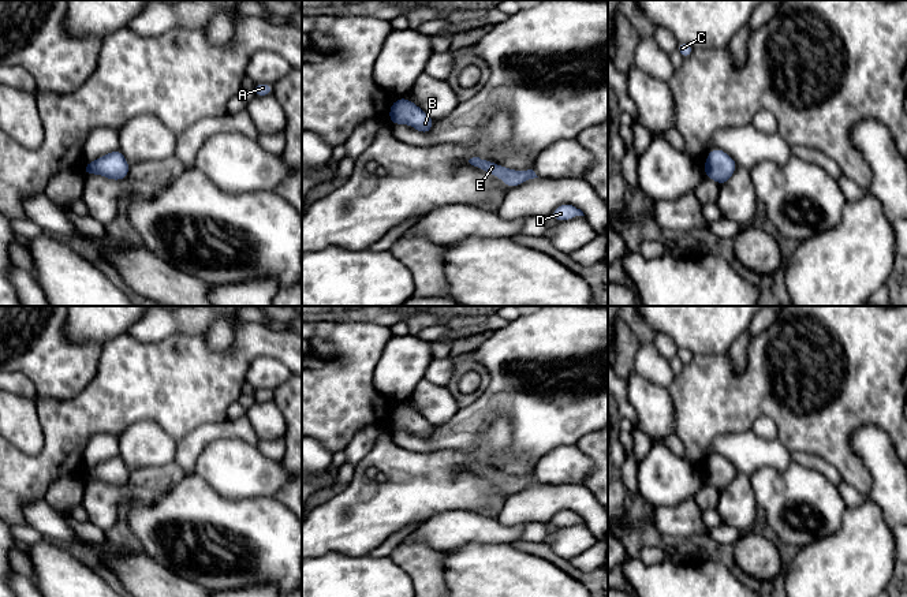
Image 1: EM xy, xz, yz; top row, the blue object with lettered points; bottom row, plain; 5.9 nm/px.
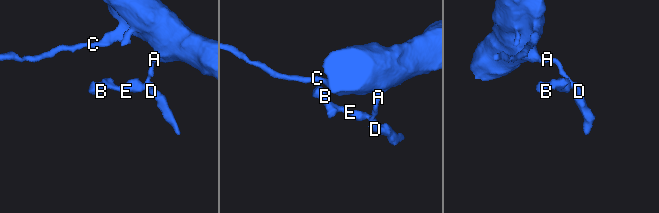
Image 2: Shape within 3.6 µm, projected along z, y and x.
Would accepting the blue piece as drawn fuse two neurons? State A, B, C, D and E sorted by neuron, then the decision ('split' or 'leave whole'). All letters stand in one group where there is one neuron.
A B C D E | leave whole

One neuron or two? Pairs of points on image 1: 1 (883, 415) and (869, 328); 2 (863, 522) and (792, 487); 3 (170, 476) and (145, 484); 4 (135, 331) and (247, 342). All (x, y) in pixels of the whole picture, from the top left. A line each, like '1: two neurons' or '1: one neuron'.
1: one neuron
2: two neurons
3: one neuron
4: two neurons

